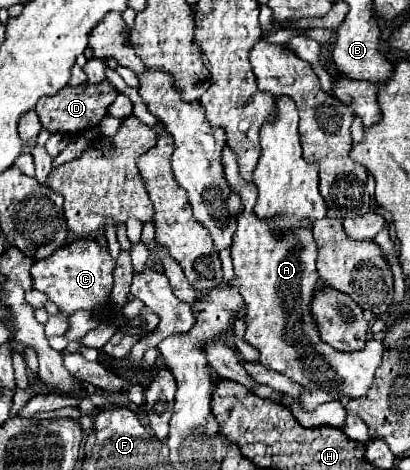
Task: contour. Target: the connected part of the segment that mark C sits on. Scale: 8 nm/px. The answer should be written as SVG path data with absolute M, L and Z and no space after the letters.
M81 238L55 250L51 256L37 260L31 268L33 288L45 292L53 304L67 316L85 310L101 318L103 322L115 322L117 310L109 306L109 294L113 290L113 258L109 248L93 238Z

